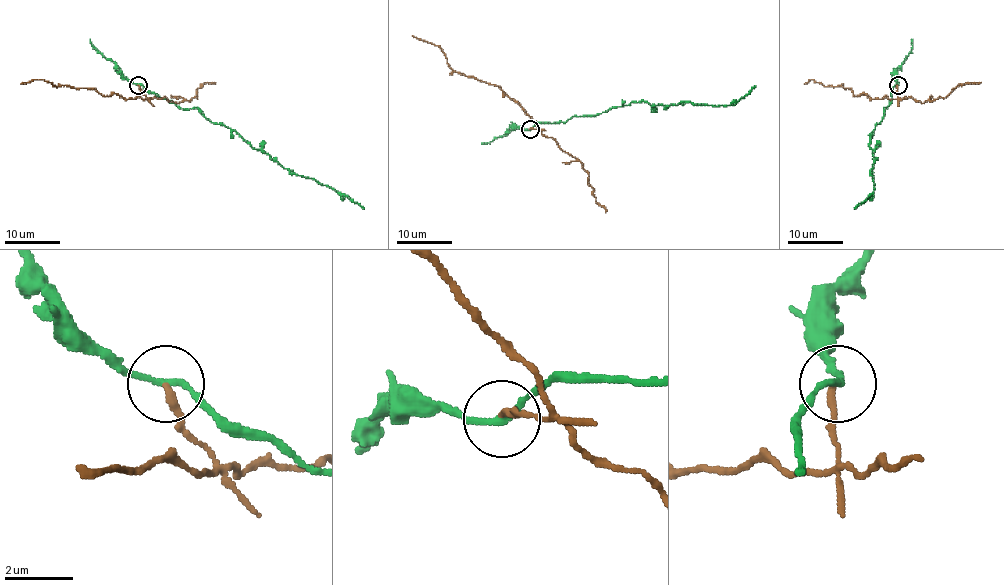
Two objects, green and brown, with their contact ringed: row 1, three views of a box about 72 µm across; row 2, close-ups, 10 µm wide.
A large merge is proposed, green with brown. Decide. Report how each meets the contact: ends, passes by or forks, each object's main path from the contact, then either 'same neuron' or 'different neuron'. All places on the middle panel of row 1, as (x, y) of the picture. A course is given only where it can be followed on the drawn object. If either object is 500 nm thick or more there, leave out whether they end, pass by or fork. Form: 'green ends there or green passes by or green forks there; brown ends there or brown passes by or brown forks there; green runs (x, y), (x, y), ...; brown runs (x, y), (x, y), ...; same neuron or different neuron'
green passes by; brown ends there; green runs (530, 129), (538, 123), (566, 122), (573, 116), (589, 116), (632, 102), (732, 105), (755, 86); brown runs (530, 129), (537, 127), (536, 122), (497, 86), (455, 72), (437, 45), (412, 36); different neuron

